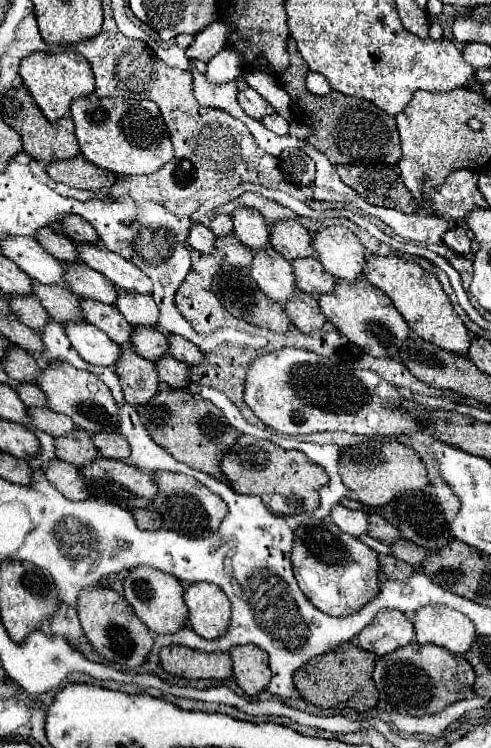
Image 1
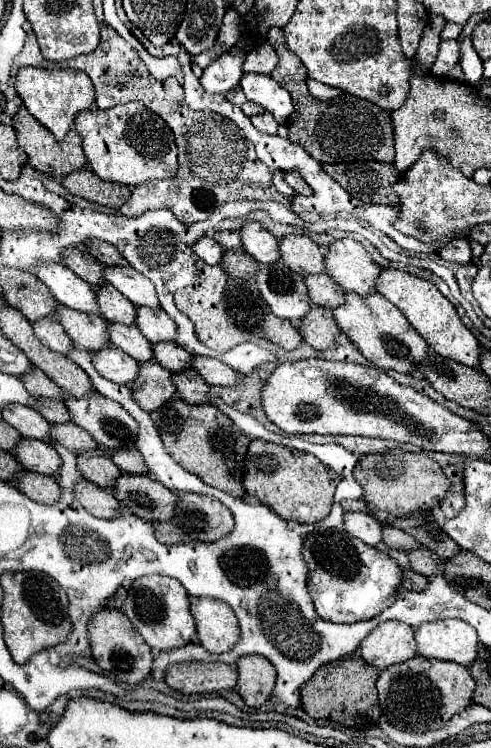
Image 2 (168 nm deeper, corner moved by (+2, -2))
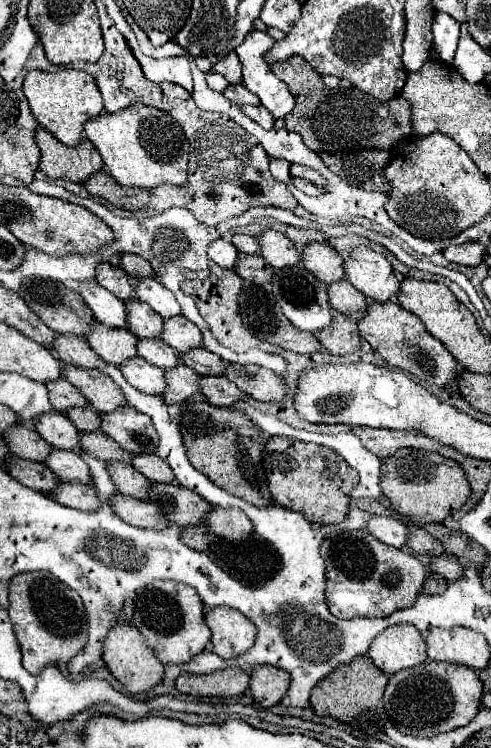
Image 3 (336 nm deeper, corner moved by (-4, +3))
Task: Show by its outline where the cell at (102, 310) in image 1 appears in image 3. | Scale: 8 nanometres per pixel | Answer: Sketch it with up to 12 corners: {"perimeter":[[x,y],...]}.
{"perimeter":[[137,338],[137,354],[159,368],[181,362],[161,338]]}

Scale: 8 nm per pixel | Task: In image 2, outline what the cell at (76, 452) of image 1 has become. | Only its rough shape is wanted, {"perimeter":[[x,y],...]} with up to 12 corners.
{"perimeter":[[105,447],[79,455],[87,481],[113,489],[121,471]]}

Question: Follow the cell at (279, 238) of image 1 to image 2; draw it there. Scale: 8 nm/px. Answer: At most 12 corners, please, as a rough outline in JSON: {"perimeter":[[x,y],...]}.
{"perimeter":[[305,235],[279,241],[299,275],[325,273],[323,249]]}

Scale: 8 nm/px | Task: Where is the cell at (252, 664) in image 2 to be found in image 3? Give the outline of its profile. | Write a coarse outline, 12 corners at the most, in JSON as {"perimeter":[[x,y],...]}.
{"perimeter":[[255,666],[249,688],[255,702],[271,708],[287,694],[289,672]]}

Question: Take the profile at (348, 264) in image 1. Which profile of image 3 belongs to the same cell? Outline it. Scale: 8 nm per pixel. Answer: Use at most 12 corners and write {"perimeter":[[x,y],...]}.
{"perimeter":[[357,246],[343,262],[347,280],[375,302],[397,296],[389,260]]}

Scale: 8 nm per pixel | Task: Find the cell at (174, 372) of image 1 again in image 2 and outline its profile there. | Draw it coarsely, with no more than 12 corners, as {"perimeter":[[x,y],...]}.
{"perimeter":[[195,369],[175,373],[177,395],[191,405],[209,399]]}

